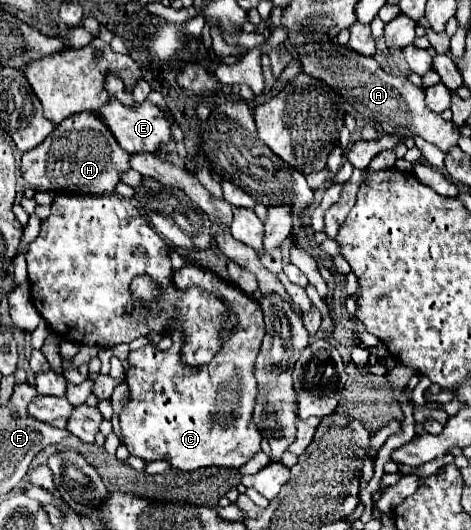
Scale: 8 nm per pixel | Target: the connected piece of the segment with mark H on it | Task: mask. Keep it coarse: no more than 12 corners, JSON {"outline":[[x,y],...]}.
{"outline":[[97,113],[61,121],[23,153],[49,193],[109,195],[129,171]]}

